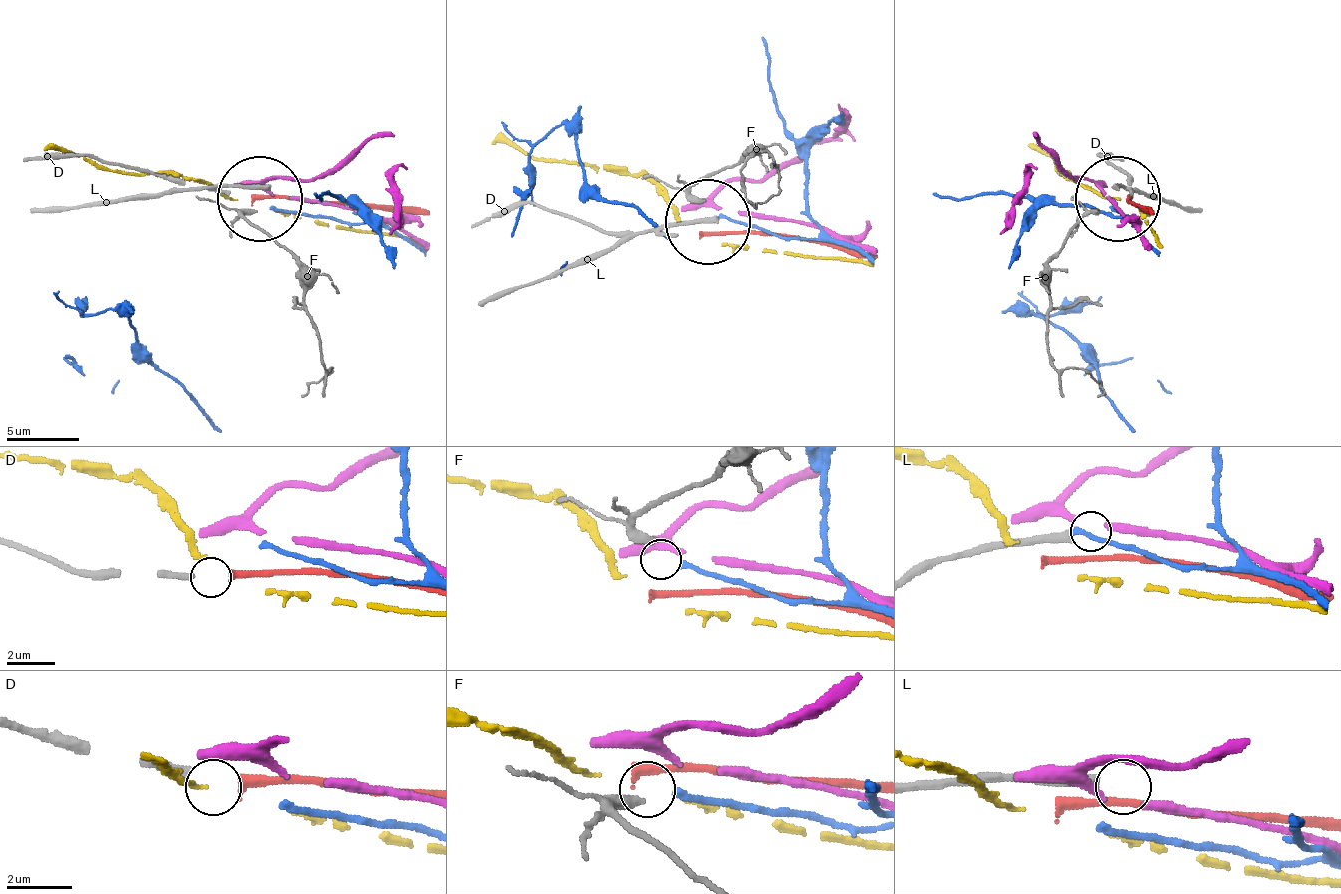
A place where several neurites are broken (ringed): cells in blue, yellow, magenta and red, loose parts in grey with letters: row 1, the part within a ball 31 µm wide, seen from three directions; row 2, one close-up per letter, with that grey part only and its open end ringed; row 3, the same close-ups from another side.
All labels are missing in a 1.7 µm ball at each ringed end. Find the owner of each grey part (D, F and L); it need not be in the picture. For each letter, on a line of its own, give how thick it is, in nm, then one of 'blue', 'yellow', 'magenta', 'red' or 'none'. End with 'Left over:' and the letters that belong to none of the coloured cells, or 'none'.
D: 240 nm thick; red
F: 360 nm thick; blue
L: 360 nm thick; none
Left over: L

